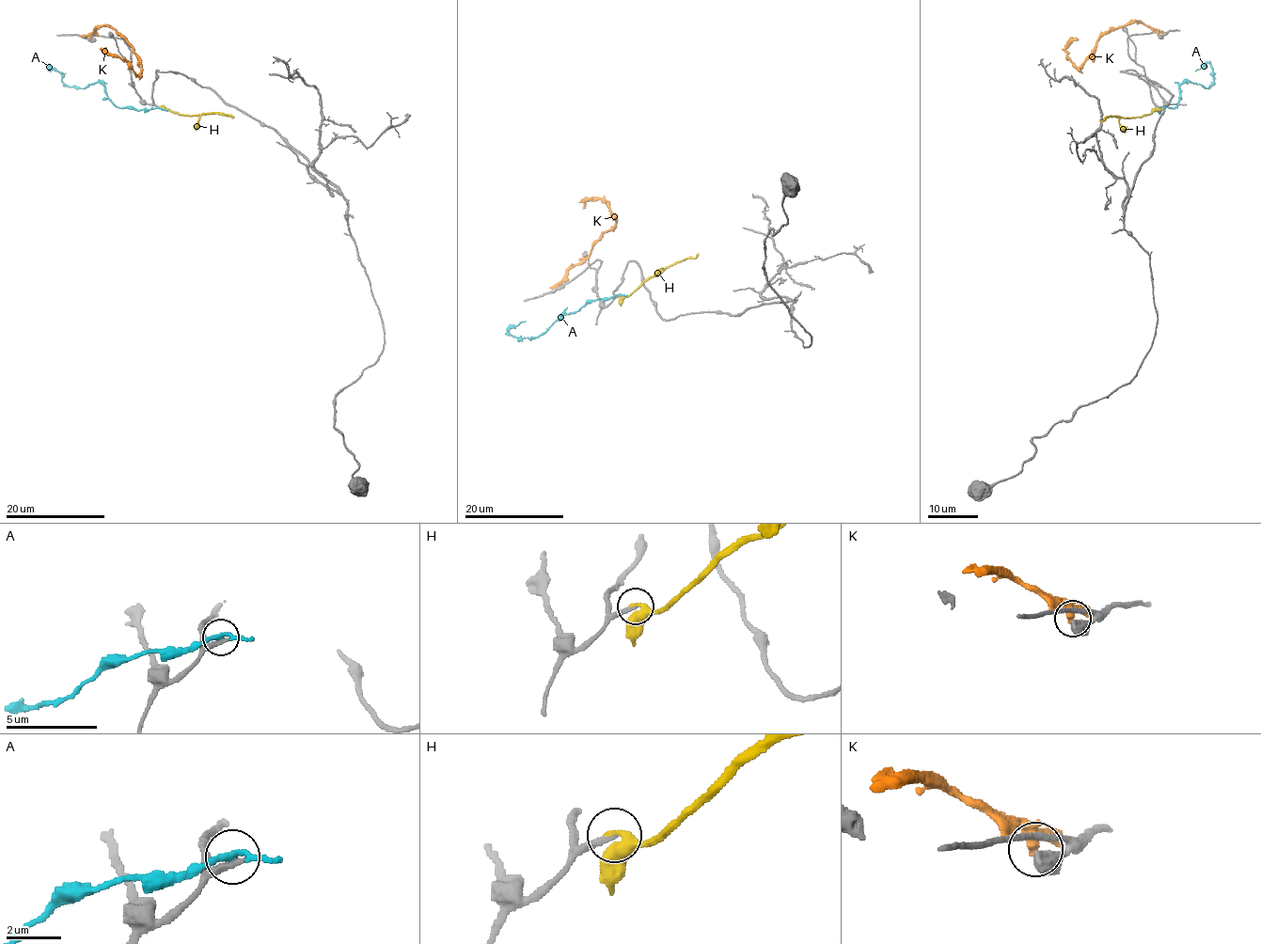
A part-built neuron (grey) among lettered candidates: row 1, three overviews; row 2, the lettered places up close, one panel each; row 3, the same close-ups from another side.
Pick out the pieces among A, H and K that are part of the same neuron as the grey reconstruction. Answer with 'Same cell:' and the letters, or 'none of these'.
Same cell: H

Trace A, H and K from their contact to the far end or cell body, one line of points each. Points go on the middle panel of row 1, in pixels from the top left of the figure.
A: (619, 294), (588, 301), (576, 310), (565, 312), (537, 337), (519, 339), (508, 332), (526, 321)
H: (622, 294), (628, 296), (646, 279), (698, 254)
K: (559, 285), (595, 242), (614, 226), (616, 217), (606, 202), (586, 198), (579, 203)

